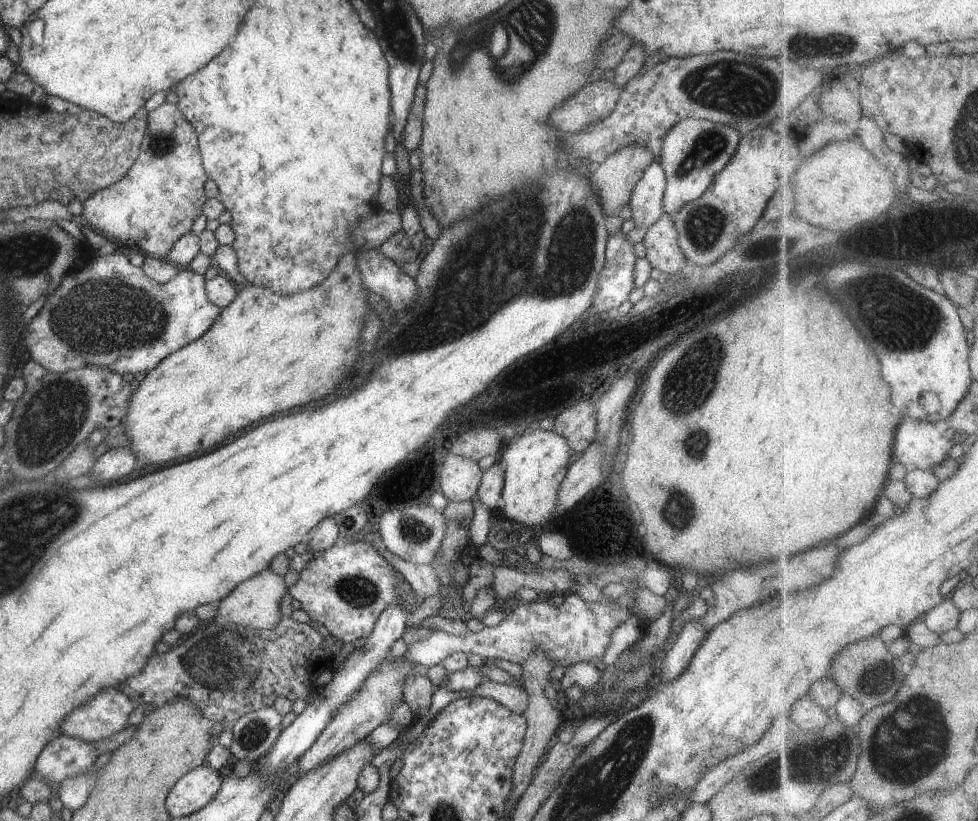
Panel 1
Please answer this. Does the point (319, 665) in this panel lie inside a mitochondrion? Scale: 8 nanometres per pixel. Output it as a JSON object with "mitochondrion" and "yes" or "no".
{"mitochondrion":"no"}

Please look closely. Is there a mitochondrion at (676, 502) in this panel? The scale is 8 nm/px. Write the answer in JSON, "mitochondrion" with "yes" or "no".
{"mitochondrion":"yes"}

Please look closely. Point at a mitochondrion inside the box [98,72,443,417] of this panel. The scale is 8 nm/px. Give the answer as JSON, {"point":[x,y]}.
{"point":[161,145]}

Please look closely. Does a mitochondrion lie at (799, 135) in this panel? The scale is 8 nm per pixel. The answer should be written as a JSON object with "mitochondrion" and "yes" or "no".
{"mitochondrion":"no"}

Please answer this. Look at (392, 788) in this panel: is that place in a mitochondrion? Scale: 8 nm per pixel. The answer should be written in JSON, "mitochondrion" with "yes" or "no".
{"mitochondrion":"no"}

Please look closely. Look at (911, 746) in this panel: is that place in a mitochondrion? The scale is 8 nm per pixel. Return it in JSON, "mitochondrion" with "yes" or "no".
{"mitochondrion":"yes"}

